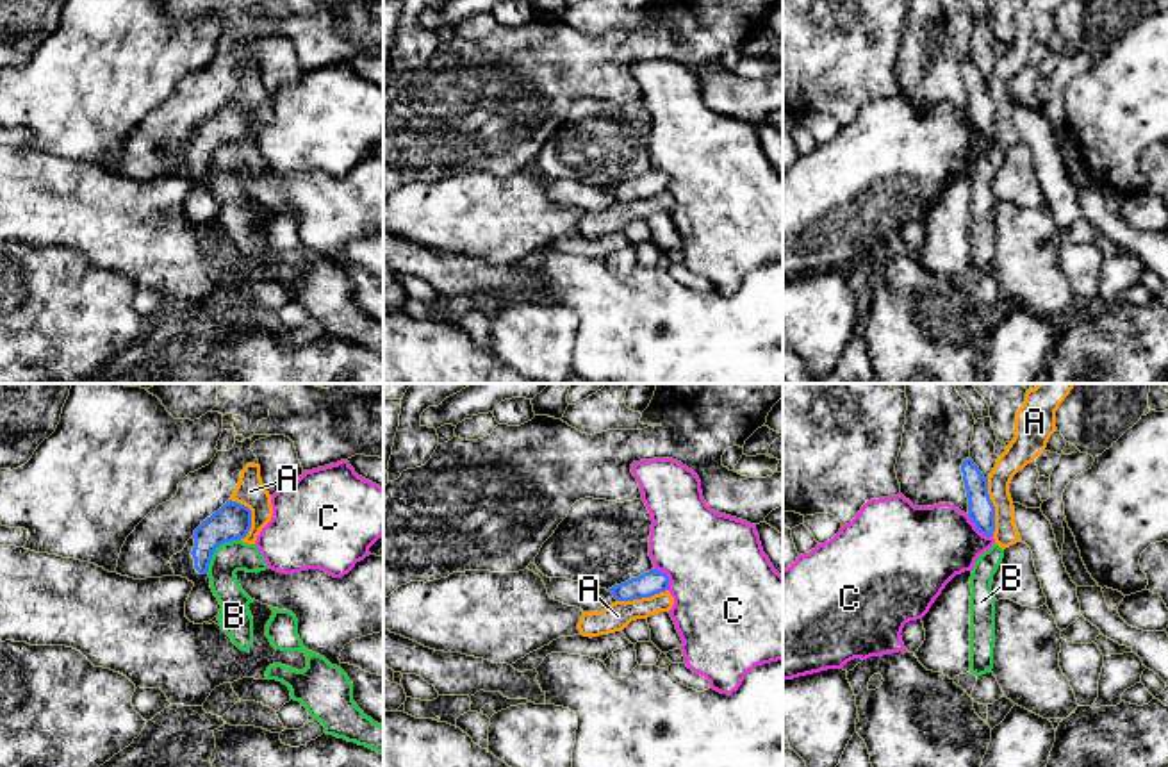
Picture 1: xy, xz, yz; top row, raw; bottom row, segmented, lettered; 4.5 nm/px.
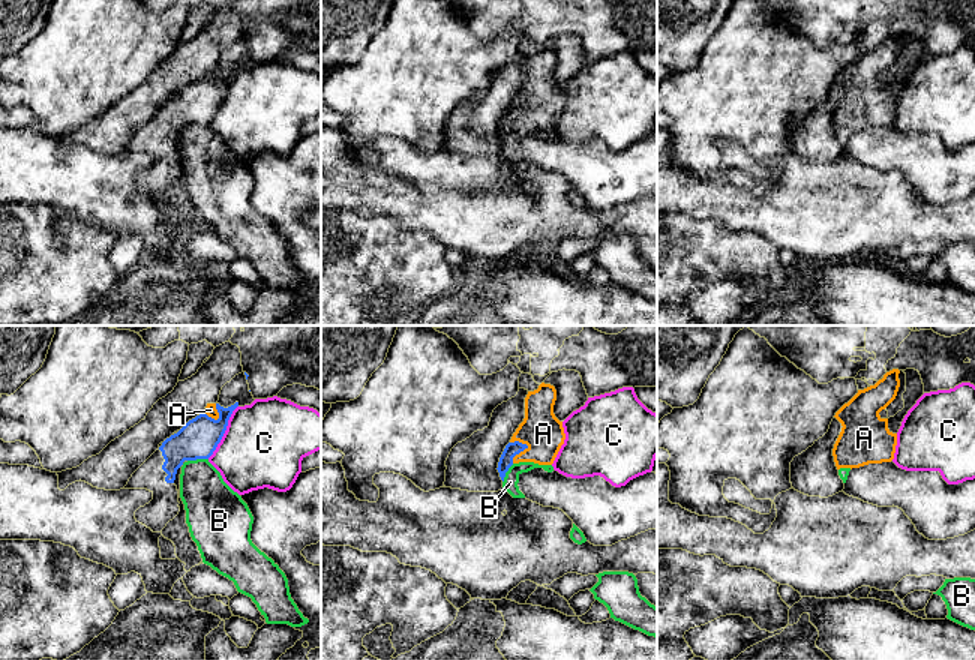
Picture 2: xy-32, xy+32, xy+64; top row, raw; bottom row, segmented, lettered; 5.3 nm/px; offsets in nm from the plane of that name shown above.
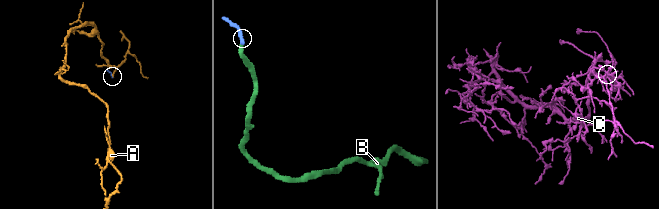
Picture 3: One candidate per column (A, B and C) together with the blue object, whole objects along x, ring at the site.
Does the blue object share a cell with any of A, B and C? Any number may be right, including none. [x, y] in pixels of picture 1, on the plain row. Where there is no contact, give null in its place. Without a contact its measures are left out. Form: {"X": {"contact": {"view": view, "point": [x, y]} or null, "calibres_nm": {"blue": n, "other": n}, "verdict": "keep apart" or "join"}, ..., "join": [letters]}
{"A": {"contact": {"view": "yz", "point": [994, 107]}, "calibres_nm": {"blue": 120, "other": 120}, "verdict": "keep apart"}, "B": {"contact": {"view": "xy", "point": [214, 150]}, "calibres_nm": {"blue": 170, "other": 140}, "verdict": "keep apart"}, "C": {"contact": {"view": "yz", "point": [978, 129]}, "calibres_nm": {"blue": 120, "other": 360}, "verdict": "keep apart"}, "join": []}

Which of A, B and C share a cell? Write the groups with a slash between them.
A B / C

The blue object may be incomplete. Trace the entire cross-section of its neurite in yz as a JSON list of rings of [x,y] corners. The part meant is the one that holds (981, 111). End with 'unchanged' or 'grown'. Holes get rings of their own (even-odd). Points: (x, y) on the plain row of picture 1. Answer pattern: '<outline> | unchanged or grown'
[[[972,59],[963,61],[961,73],[968,98],[968,118],[983,136],[991,137],[995,107],[988,95],[988,78],[983,77]]] | unchanged

